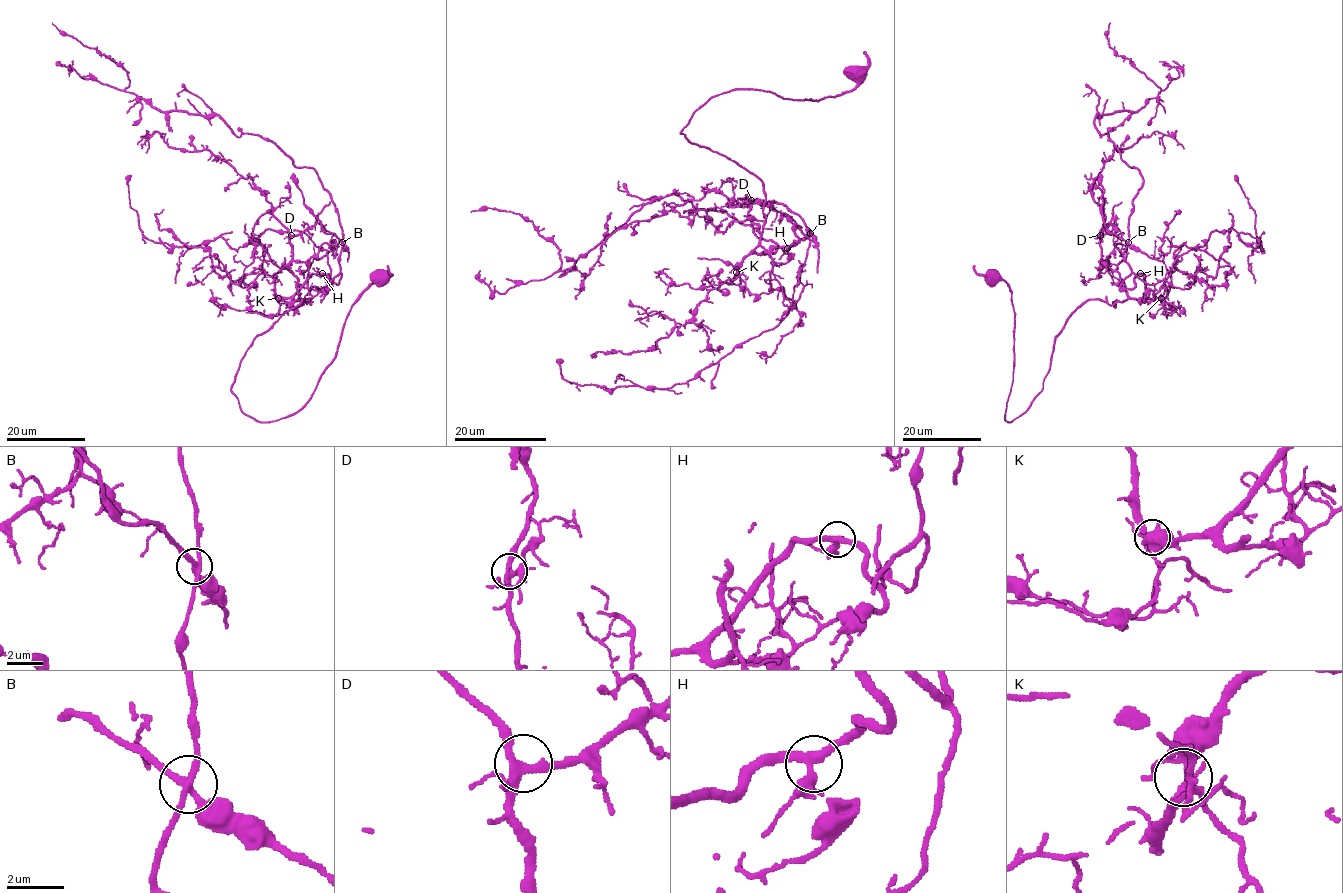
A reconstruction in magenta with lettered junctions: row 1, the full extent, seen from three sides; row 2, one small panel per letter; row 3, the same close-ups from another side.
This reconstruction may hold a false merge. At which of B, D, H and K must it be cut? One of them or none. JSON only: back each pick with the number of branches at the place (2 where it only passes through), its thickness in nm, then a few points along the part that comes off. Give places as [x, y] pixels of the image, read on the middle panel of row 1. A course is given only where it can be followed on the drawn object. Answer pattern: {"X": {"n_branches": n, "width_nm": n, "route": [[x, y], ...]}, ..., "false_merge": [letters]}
{"B": {"n_branches": 4, "width_nm": 280, "route": [[810, 234], [803, 220], [786, 206], [776, 203], [761, 205], [752, 200]]}, "false_merge": ["B"]}

